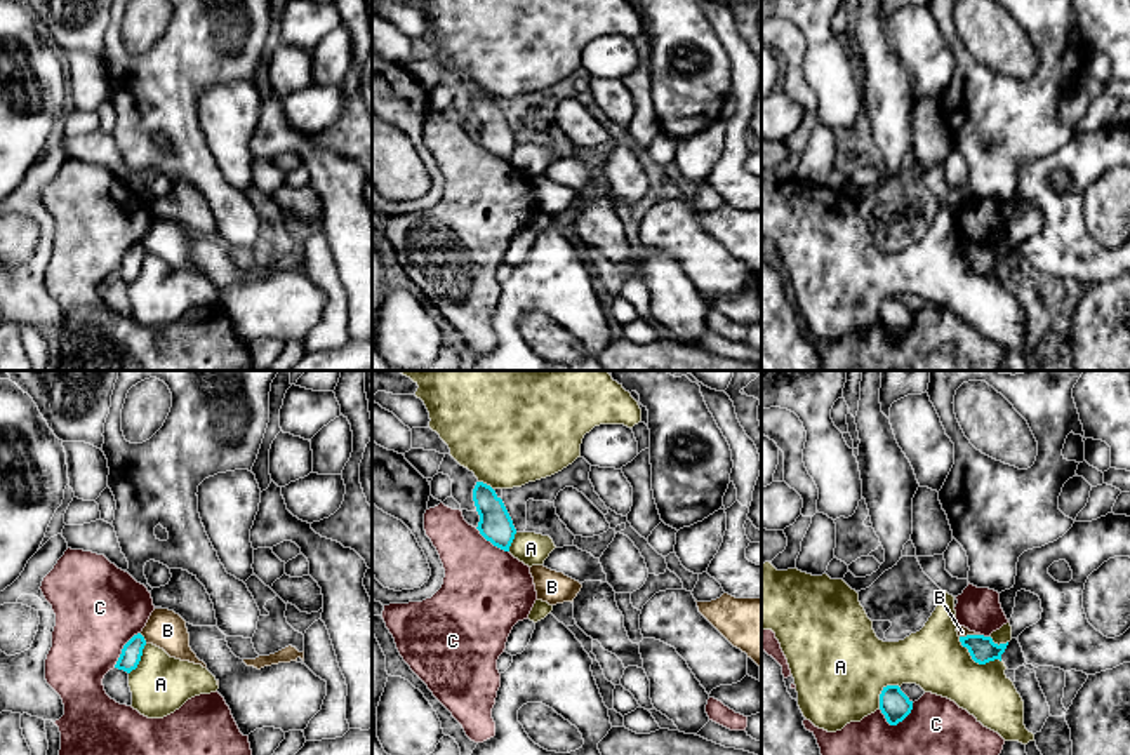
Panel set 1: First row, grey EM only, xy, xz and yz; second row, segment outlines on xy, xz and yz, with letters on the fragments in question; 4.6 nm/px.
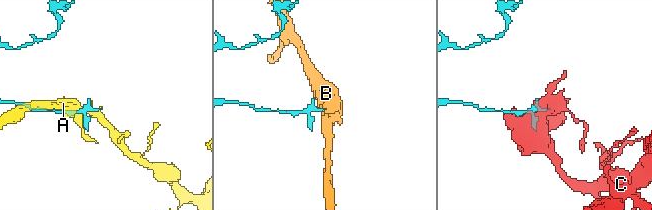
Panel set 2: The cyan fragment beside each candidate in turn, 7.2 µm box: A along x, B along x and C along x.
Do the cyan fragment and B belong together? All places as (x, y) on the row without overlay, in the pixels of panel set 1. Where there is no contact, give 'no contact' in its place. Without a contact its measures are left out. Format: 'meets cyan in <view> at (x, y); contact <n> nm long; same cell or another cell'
meets cyan in xy at (143, 249); contact 60 nm long; another cell

